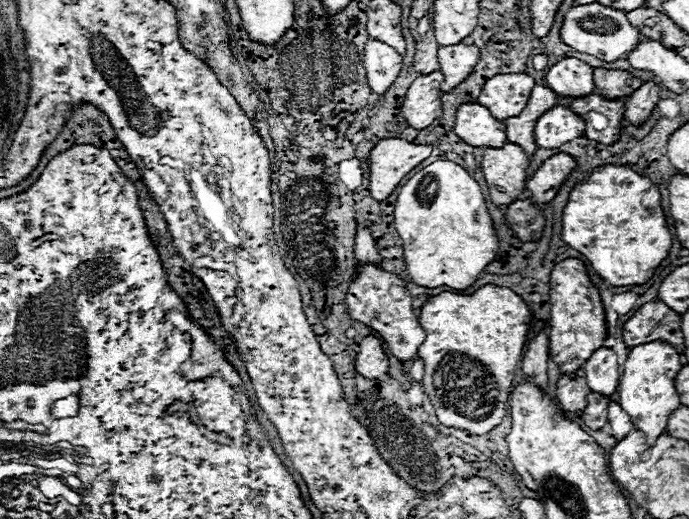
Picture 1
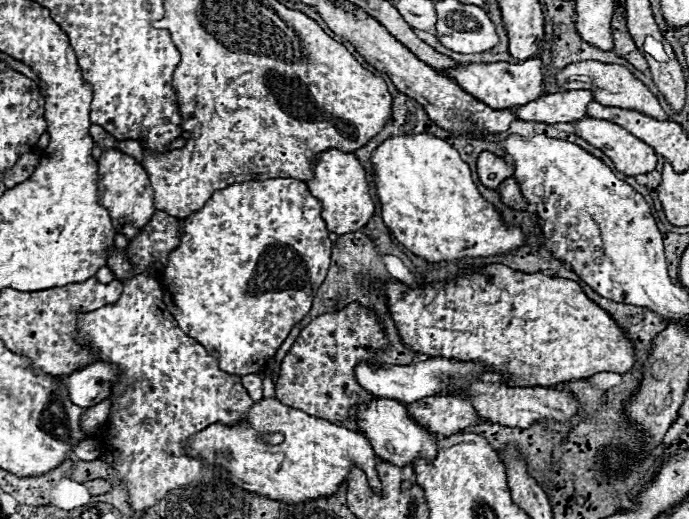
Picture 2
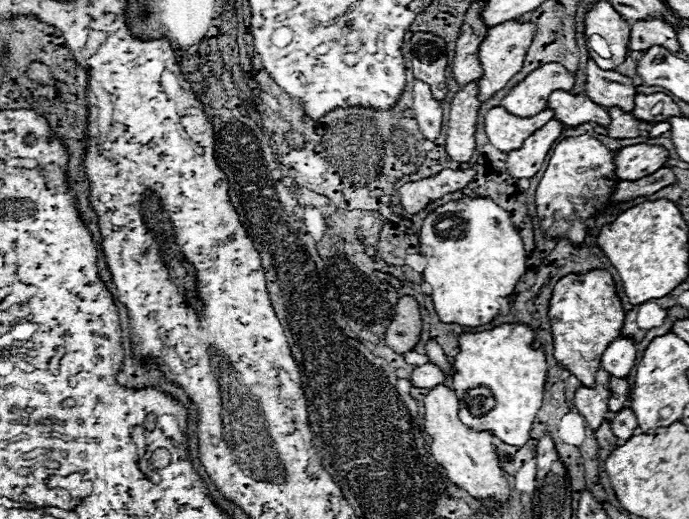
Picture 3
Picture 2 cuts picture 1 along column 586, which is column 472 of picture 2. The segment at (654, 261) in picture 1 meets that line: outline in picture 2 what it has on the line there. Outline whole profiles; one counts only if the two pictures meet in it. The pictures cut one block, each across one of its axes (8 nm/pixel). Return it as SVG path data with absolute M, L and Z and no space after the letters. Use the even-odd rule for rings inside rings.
M432 134L394 136L372 154L376 194L390 232L428 262L504 256L524 246L524 232L502 220L500 212L476 188L470 168L458 152Z

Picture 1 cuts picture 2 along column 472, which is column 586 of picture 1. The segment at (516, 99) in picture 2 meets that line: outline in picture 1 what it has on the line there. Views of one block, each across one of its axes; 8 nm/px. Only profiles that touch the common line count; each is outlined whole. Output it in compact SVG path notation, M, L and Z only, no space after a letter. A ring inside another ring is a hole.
M564 58L548 70L546 82L548 82L548 88L552 88L558 96L582 98L596 90L592 72L594 70L582 60Z

